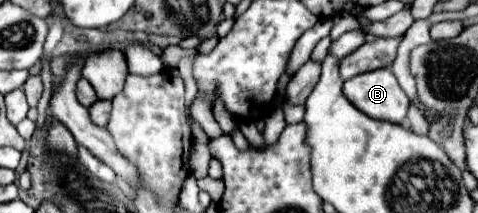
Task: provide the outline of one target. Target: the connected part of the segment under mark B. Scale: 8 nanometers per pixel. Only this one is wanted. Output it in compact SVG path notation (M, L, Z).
M375 69L343 83L345 97L365 115L391 123L403 123L409 97L399 87L391 69Z

